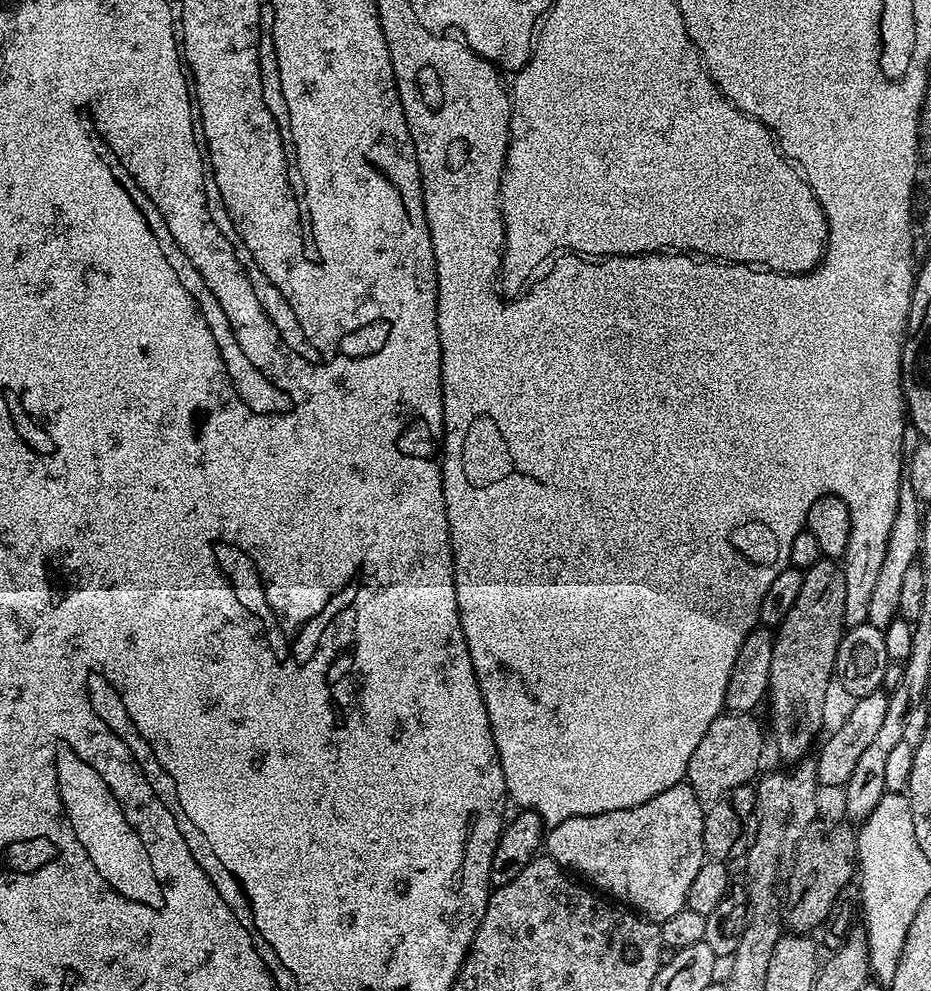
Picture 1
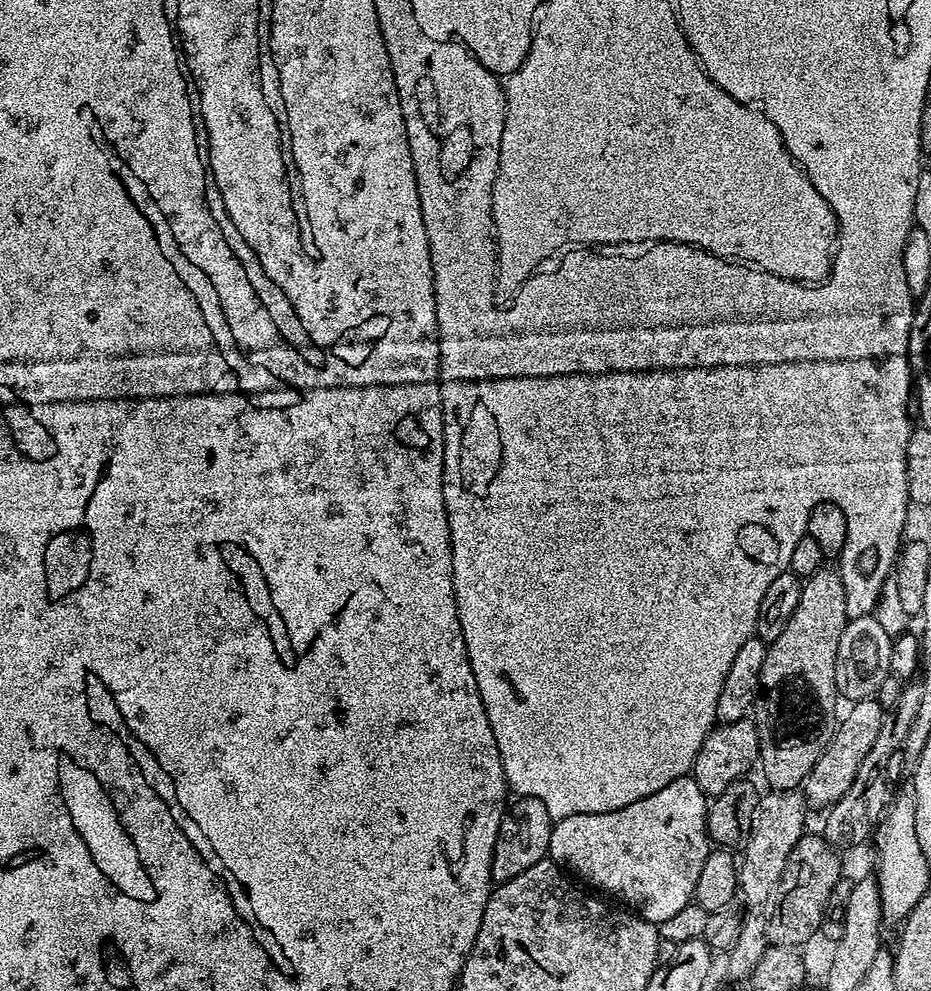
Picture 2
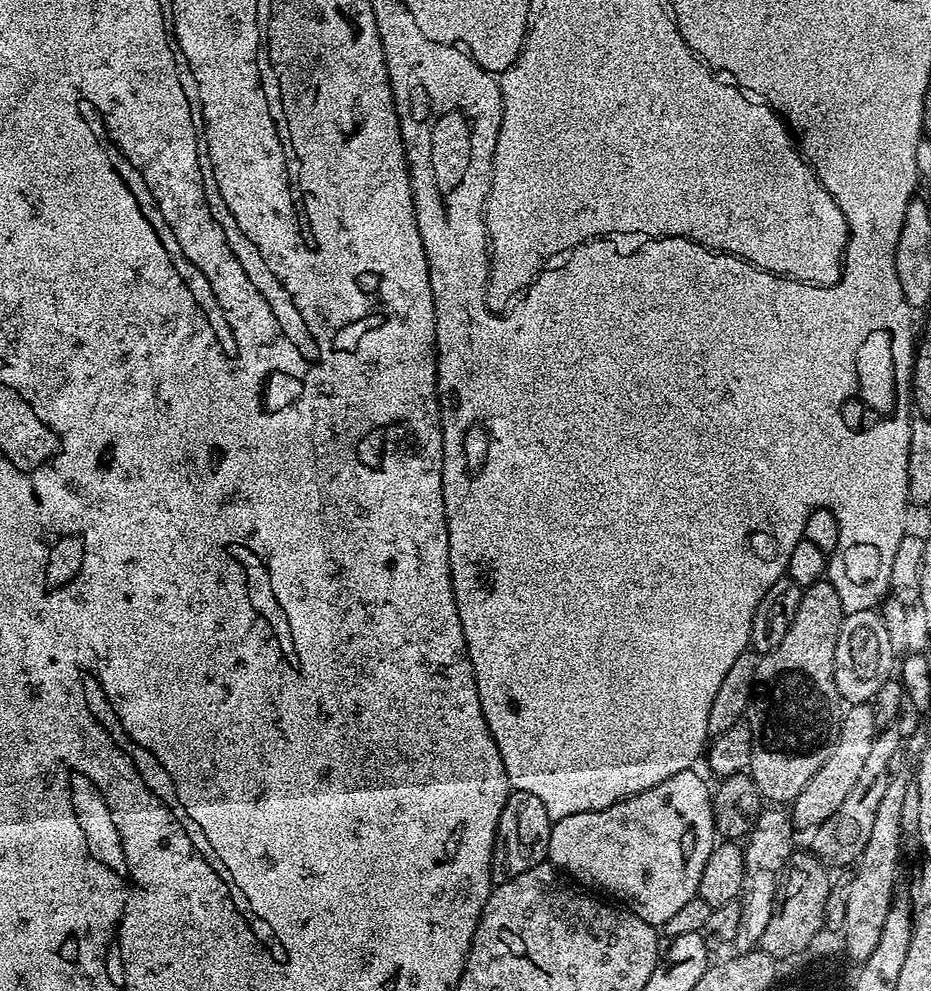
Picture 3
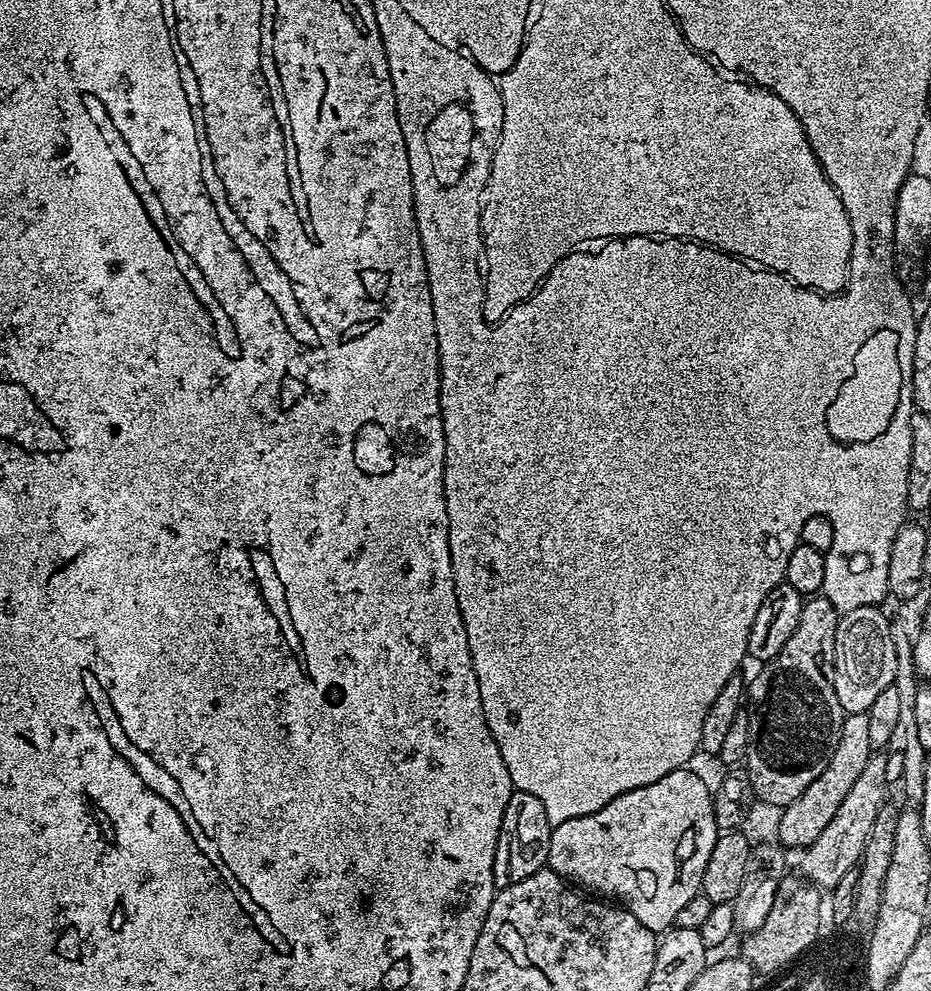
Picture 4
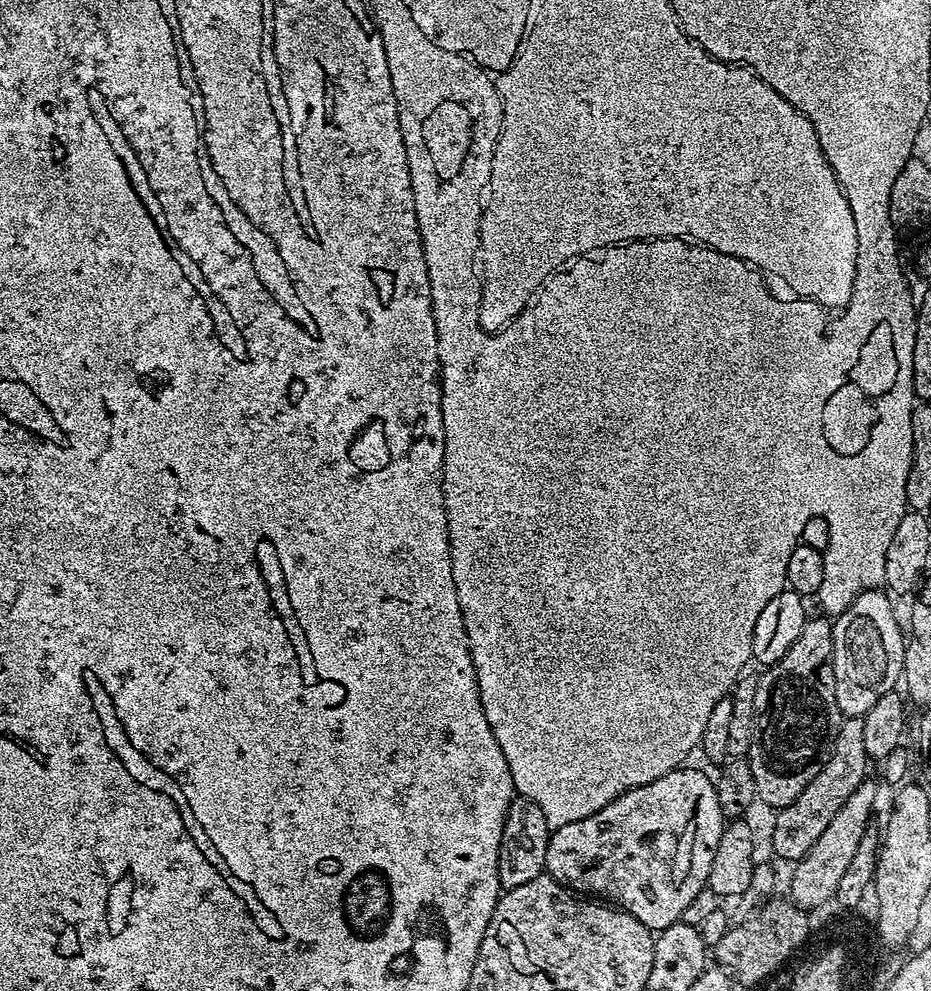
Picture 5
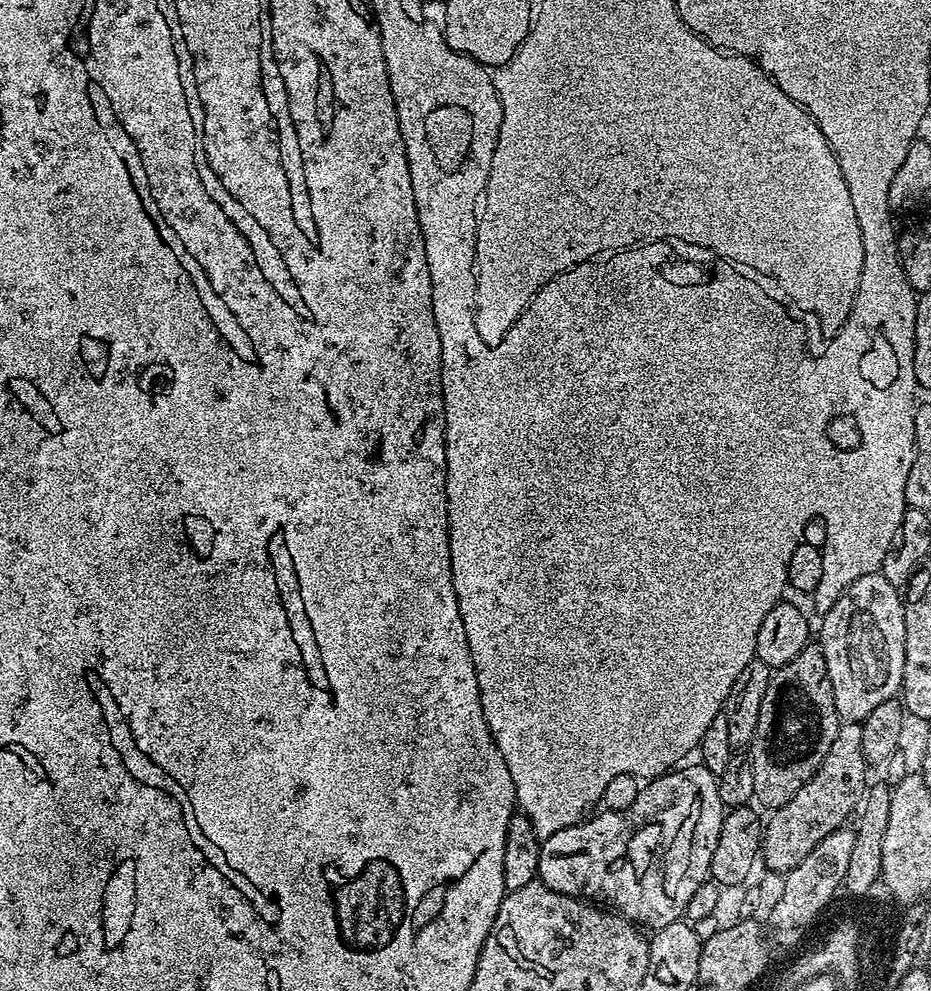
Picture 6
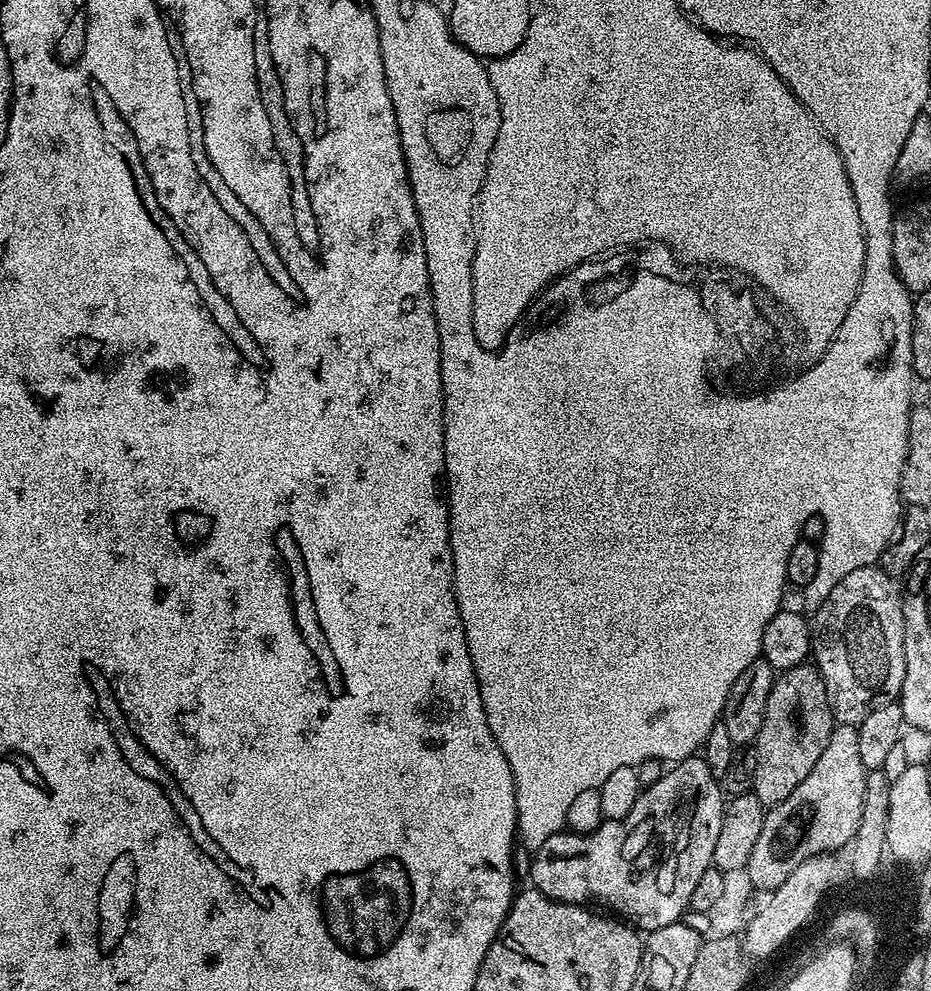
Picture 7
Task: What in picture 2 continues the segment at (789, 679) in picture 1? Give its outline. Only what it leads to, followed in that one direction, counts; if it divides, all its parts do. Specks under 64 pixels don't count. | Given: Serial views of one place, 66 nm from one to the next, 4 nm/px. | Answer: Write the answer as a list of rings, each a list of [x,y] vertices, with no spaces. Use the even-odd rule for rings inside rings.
[[[823,566],[803,581],[802,598],[798,598],[798,606],[794,606],[794,614],[790,614],[786,630],[782,630],[782,634],[768,645],[766,662],[762,662],[760,667],[760,694],[756,698],[754,719],[760,747],[759,771],[764,771],[765,782],[780,792],[787,788],[799,789],[803,785],[810,770],[814,770],[814,762],[822,758],[822,750],[830,746],[830,738],[834,738],[836,733],[836,655],[848,621],[846,586],[835,567]]]

